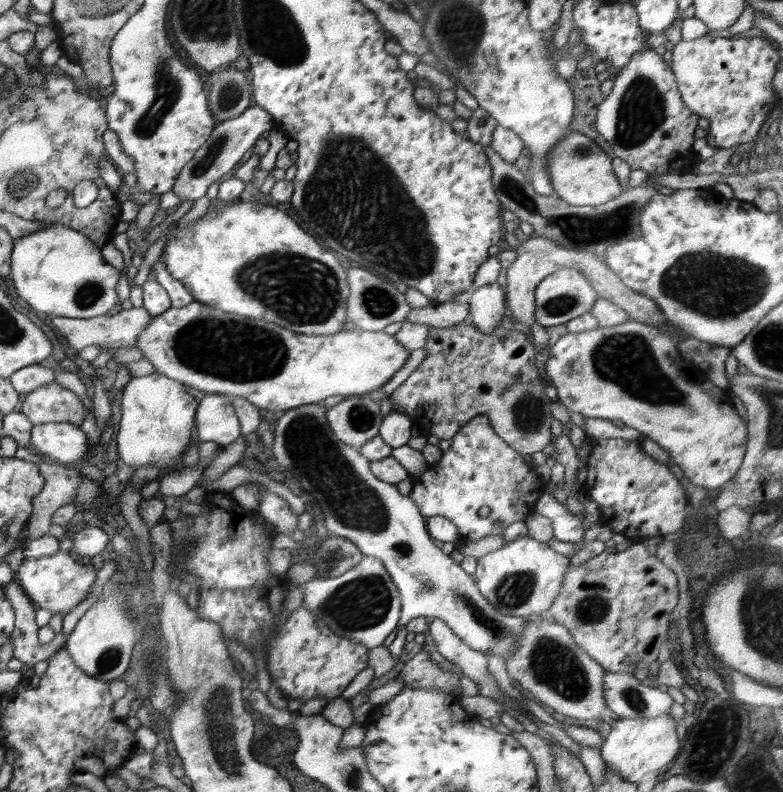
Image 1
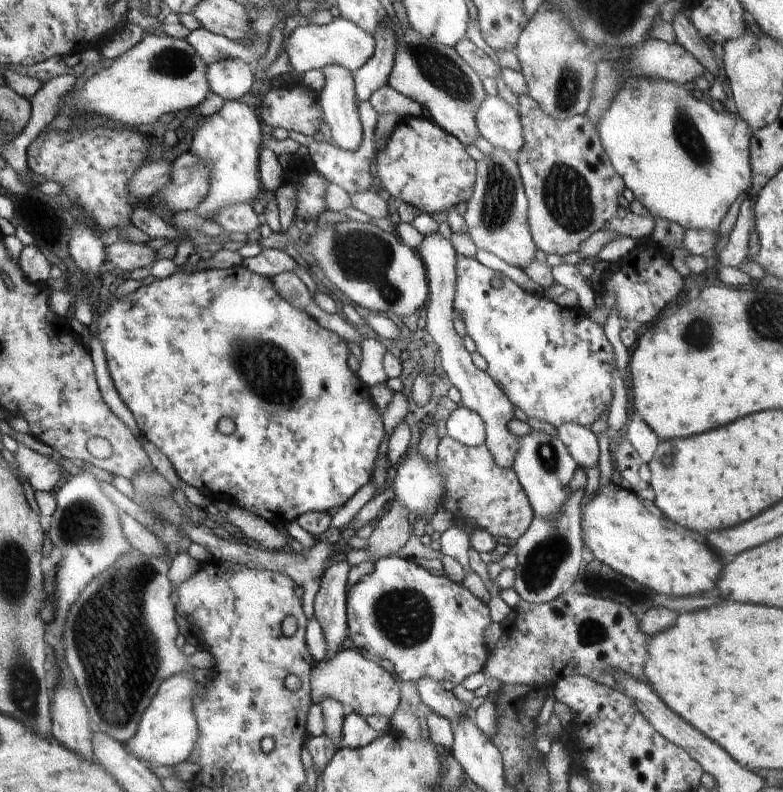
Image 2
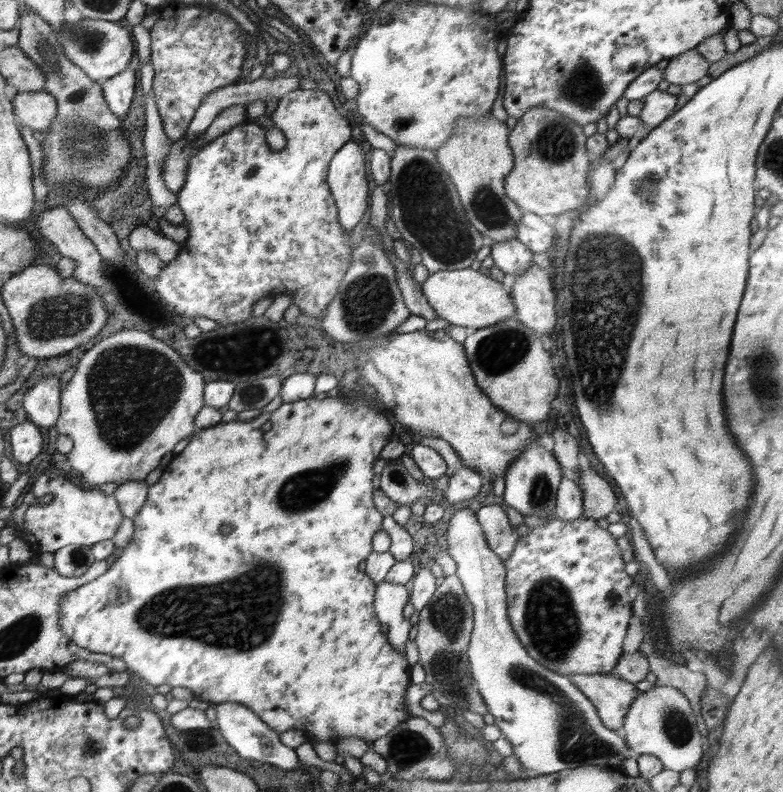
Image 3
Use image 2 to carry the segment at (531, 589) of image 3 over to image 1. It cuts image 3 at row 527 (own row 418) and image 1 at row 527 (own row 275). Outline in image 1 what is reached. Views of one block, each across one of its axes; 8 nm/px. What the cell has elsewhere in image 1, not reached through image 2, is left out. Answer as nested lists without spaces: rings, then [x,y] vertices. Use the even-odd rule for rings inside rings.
[[[478,415],[456,432],[450,448],[443,452],[440,460],[415,478],[409,498],[416,503],[422,516],[444,516],[456,525],[460,537],[473,541],[492,534],[503,536],[508,525],[522,521],[526,515],[534,512],[534,507],[545,490],[546,483],[538,477],[534,466],[527,464],[522,454],[514,451],[496,435],[486,415]]]

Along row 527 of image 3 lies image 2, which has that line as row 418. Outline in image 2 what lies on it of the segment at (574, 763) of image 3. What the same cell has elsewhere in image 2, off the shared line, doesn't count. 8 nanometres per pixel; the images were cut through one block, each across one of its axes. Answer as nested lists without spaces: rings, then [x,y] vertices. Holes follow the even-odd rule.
[[[464,406],[456,408],[447,422],[447,435],[464,446],[482,446],[485,444],[485,426],[476,411]]]

